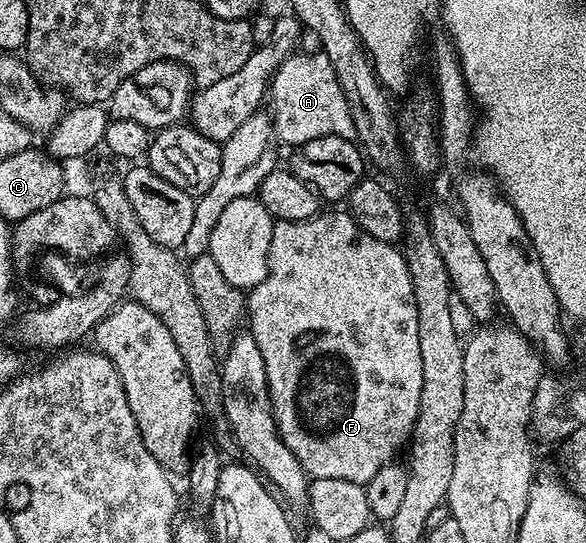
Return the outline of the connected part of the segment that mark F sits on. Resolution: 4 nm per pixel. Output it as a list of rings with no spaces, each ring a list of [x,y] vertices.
[[[348,211],[329,212],[312,216],[309,220],[287,222],[277,220],[271,234],[269,272],[248,293],[247,328],[253,333],[263,354],[263,366],[267,370],[267,386],[283,442],[291,450],[306,473],[313,478],[343,478],[362,486],[373,478],[377,471],[394,459],[397,447],[404,445],[413,435],[413,427],[419,414],[419,398],[423,390],[423,358],[419,358],[419,318],[415,310],[415,294],[405,252],[400,247],[383,242],[358,226]]]

